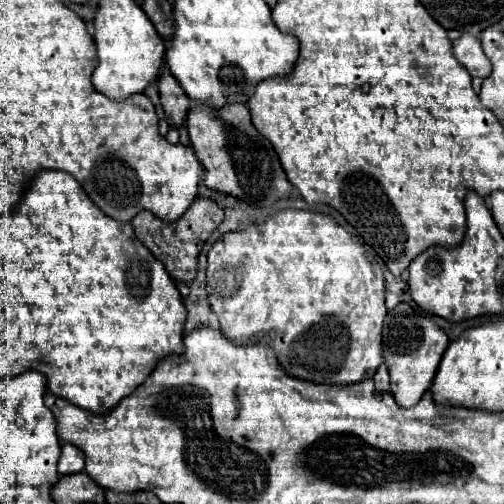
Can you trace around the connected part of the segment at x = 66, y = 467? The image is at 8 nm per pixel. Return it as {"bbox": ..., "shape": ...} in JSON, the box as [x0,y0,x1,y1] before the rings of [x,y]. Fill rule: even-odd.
{"bbox":[58,444,84,476],"shape":[[[62,444],[62,456],[58,462],[60,476],[68,476],[70,472],[84,472],[84,456],[72,444]]]}

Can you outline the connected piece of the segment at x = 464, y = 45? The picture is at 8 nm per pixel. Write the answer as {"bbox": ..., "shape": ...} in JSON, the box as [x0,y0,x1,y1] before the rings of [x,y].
{"bbox":[454,34,492,78],"shape":[[[462,34],[456,42],[454,42],[454,56],[458,58],[458,62],[468,68],[470,76],[478,76],[478,78],[488,78],[492,72],[492,64],[486,58],[480,38],[470,36],[470,34]]]}

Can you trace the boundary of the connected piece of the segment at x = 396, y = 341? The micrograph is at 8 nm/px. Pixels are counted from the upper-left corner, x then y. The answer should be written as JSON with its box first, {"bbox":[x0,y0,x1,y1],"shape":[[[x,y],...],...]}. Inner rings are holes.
{"bbox":[382,304,448,408],"shape":[[[398,304],[384,320],[382,348],[384,364],[390,372],[390,394],[398,406],[410,408],[430,390],[442,354],[448,348],[448,336],[428,316],[416,314],[408,304]]]}

